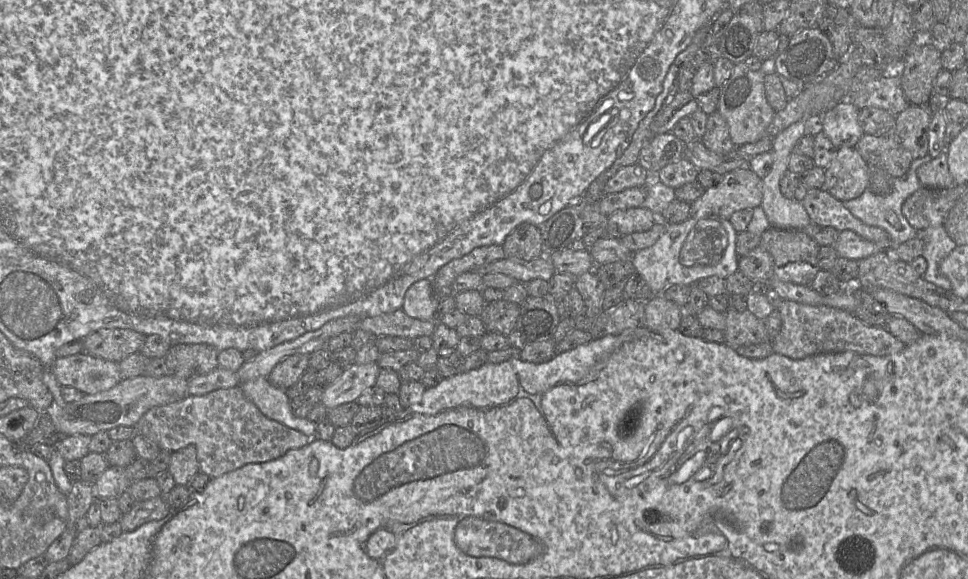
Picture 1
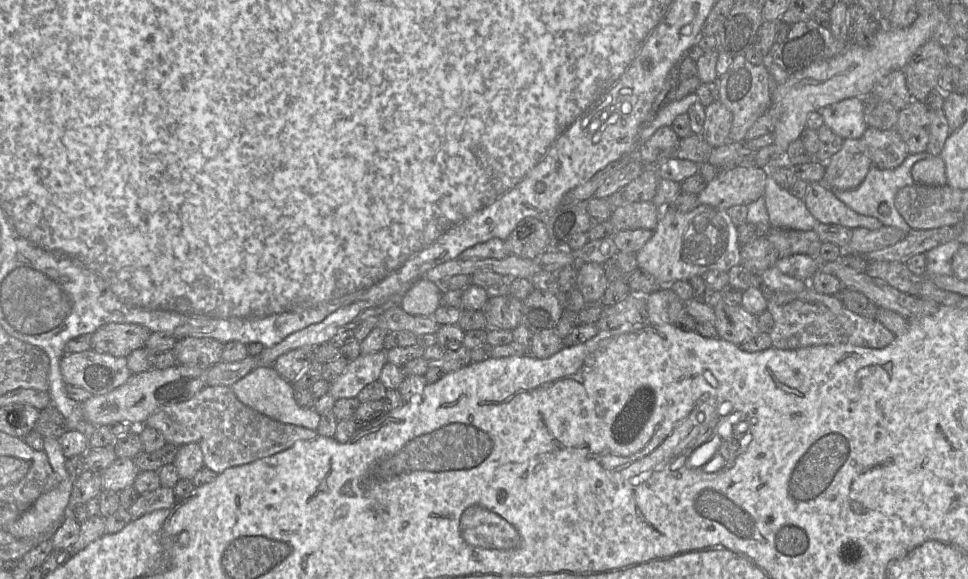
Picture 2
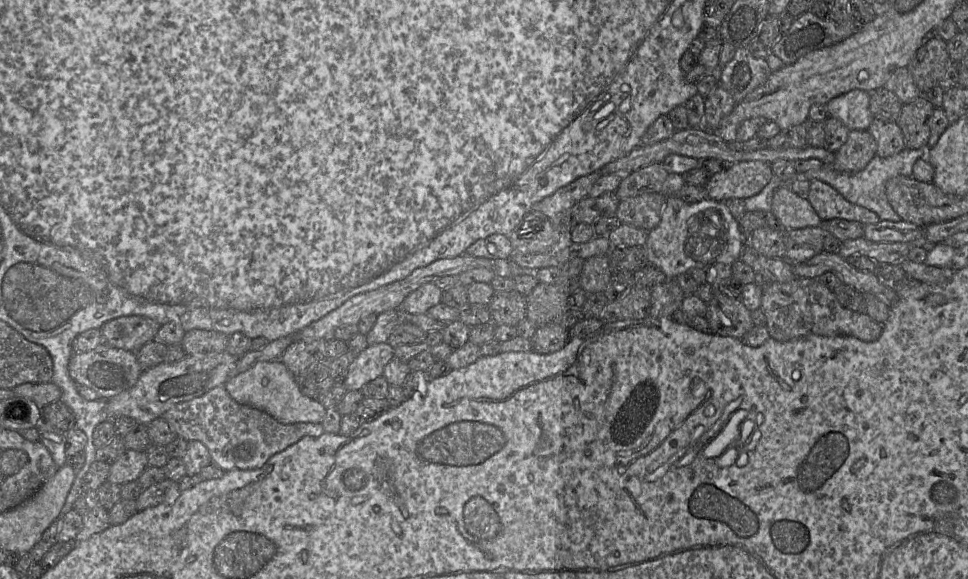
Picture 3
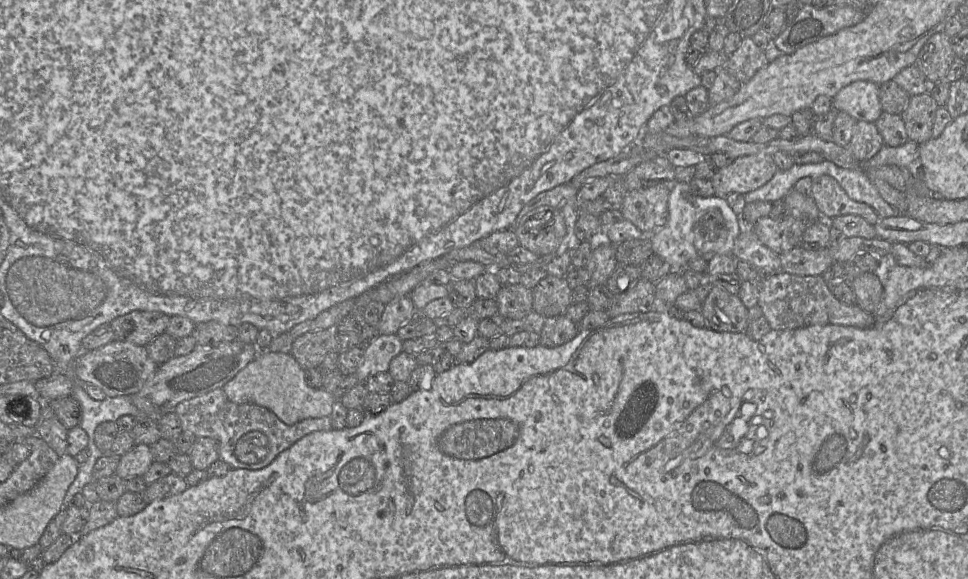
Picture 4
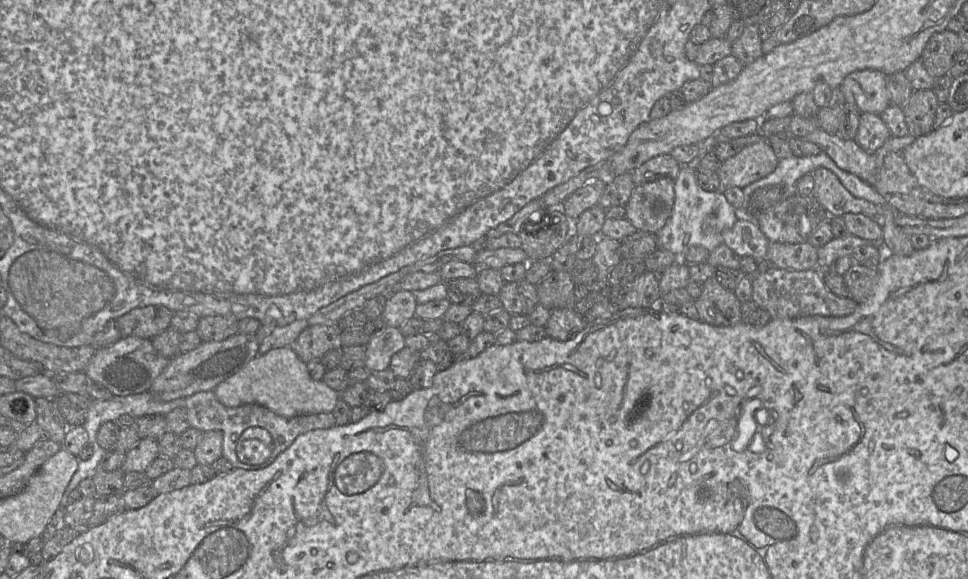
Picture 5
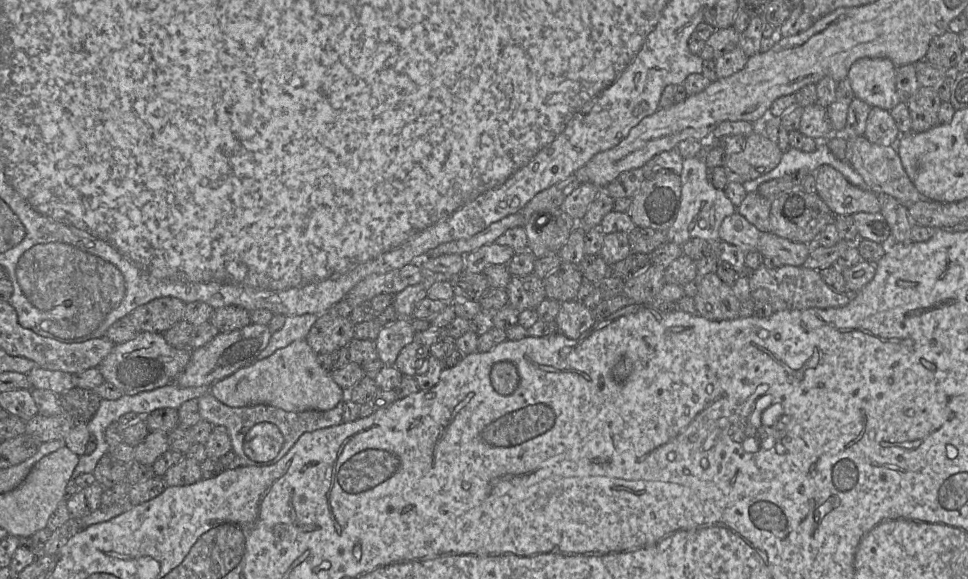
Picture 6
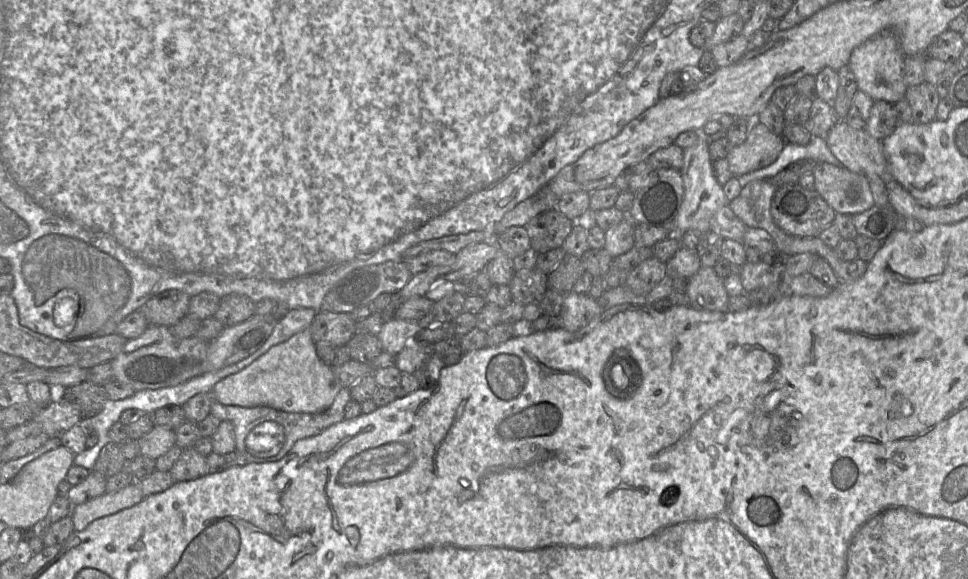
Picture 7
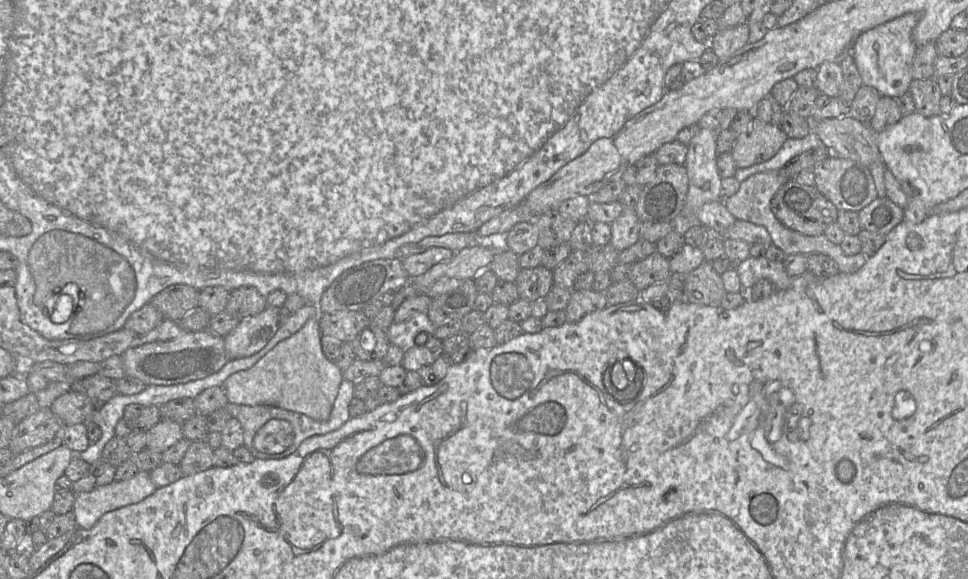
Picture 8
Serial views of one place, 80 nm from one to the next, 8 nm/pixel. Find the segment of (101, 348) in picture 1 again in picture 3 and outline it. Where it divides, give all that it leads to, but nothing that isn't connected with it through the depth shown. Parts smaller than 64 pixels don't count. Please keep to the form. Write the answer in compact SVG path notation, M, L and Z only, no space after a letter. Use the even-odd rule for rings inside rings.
M138 315L121 316L106 322L100 329L104 343L116 348L136 352L154 340L162 325Z

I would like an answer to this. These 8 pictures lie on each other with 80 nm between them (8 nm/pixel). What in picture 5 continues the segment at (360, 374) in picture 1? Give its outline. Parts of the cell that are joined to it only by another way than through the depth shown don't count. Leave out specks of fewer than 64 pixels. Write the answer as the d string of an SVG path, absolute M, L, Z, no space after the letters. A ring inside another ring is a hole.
M387 326L370 338L365 347L365 367L379 372L388 369L392 356L405 347L405 336L400 328Z

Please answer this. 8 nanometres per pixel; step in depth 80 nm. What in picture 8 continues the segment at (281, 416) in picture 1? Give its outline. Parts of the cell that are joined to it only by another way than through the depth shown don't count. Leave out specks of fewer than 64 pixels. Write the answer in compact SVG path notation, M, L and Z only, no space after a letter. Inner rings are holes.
M318 314L318 317L308 320L295 334L279 342L252 367L230 375L222 385L228 402L249 406L270 405L302 413L317 421L327 420L332 412L343 376L342 370L325 357L321 348L321 336Z

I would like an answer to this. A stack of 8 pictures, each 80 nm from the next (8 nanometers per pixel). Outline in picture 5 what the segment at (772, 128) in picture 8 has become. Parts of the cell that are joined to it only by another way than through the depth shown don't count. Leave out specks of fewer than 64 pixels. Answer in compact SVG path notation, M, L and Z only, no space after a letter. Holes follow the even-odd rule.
M767 140L744 146L736 155L723 162L717 171L722 190L744 188L771 174L778 163L779 159Z

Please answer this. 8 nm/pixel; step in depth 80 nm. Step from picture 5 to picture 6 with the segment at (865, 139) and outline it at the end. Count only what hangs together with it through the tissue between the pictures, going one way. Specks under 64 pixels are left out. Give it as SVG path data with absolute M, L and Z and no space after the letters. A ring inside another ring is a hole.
M871 107L864 136L873 144L894 146L900 138L900 132L889 111Z

